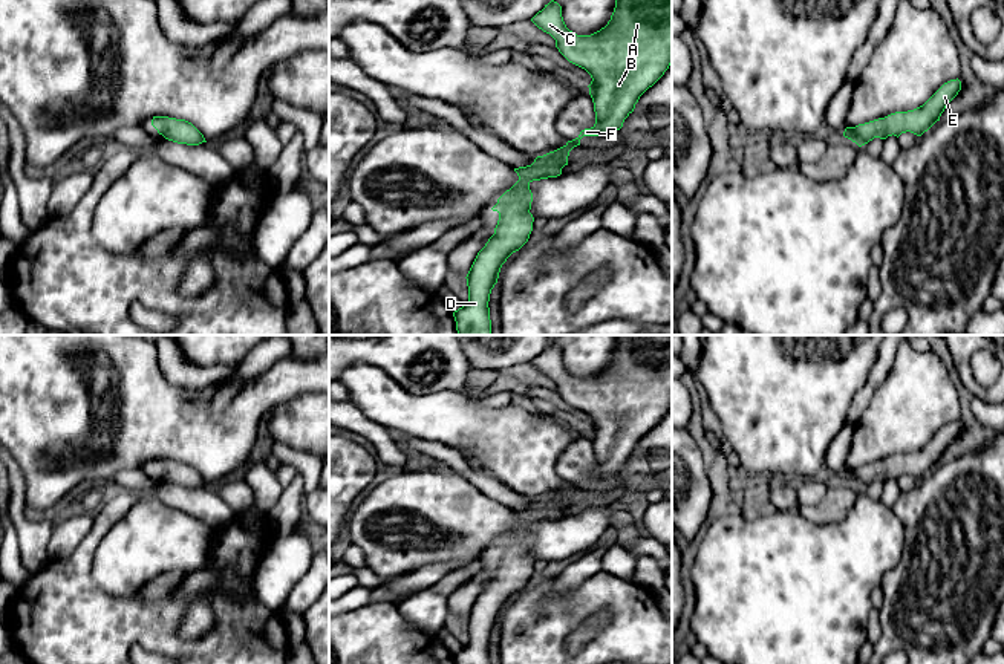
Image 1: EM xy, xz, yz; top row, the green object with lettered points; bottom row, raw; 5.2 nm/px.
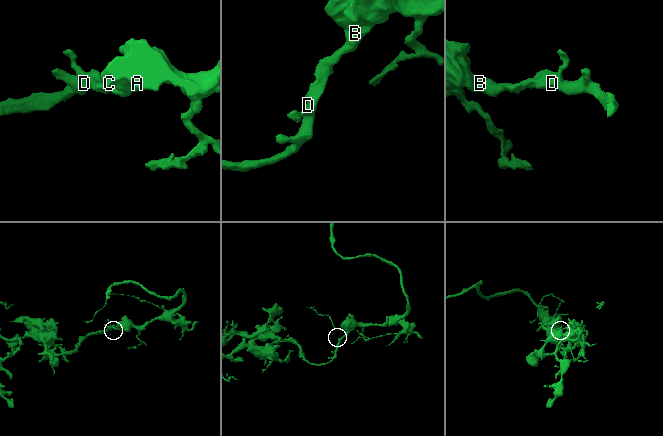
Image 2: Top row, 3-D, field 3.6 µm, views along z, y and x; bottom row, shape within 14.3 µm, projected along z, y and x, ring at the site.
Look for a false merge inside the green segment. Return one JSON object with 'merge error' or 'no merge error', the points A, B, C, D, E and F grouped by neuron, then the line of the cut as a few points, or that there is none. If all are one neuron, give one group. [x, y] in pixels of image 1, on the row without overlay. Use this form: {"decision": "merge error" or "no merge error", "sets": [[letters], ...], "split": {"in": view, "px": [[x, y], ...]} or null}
{"decision": "no merge error", "sets": [["A", "B", "C", "D", "E", "F"]], "split": null}

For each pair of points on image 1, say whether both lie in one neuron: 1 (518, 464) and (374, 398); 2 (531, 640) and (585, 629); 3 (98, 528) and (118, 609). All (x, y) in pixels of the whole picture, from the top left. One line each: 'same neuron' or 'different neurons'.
1: same neuron
2: different neurons
3: same neuron

